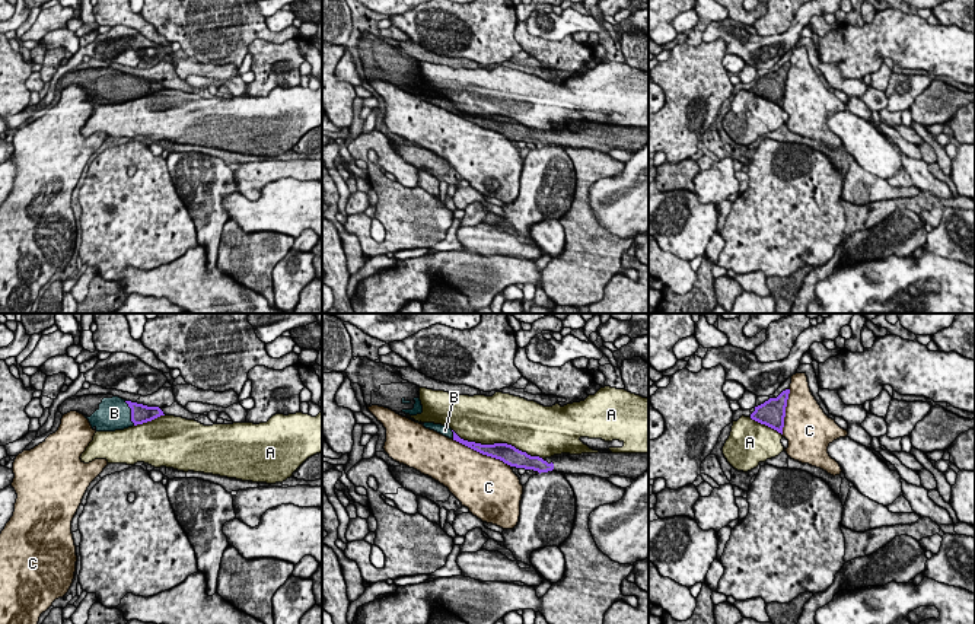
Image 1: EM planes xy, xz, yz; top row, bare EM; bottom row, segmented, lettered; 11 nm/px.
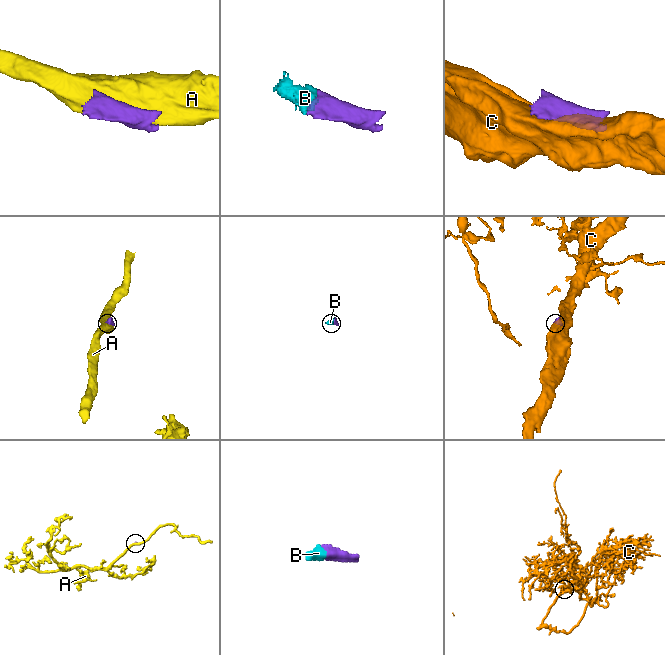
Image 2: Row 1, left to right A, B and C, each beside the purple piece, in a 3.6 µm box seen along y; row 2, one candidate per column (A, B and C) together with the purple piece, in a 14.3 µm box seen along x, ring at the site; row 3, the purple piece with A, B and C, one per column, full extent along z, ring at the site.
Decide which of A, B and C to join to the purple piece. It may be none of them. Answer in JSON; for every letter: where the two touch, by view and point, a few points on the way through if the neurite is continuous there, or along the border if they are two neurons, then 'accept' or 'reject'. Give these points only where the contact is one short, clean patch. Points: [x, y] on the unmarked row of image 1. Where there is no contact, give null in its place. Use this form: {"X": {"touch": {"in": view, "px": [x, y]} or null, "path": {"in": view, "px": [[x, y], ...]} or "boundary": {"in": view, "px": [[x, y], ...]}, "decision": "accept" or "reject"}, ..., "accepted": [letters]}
{"A": {"touch": {"in": "xz", "px": [497, 117]}, "decision": "reject"}, "B": {"touch": {"in": "xy", "px": [131, 86]}, "decision": "accept"}, "C": {"touch": {"in": "xz", "px": [481, 126]}, "decision": "reject"}, "accepted": ["B"]}

